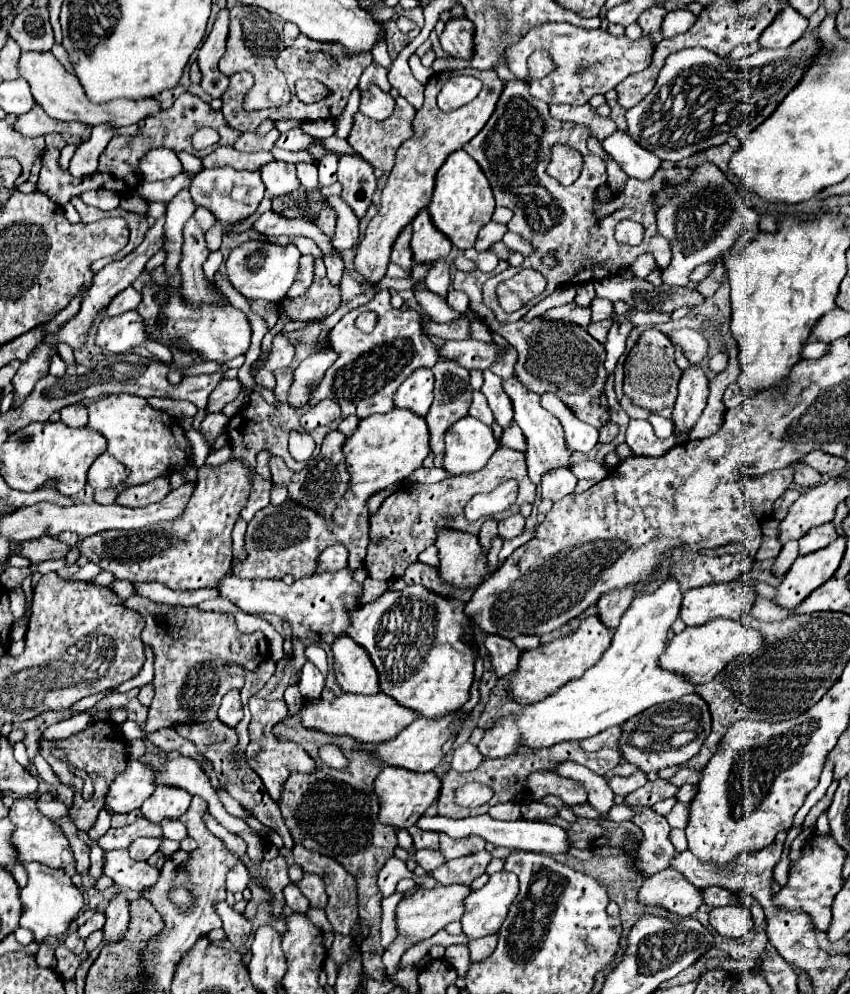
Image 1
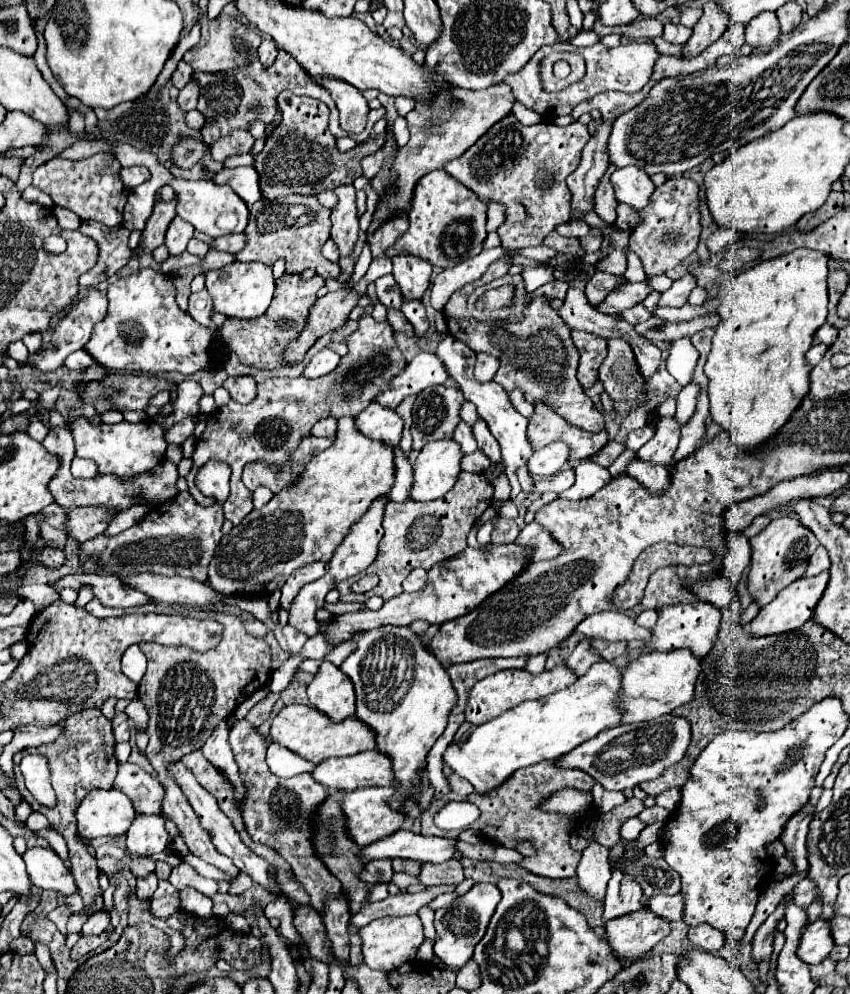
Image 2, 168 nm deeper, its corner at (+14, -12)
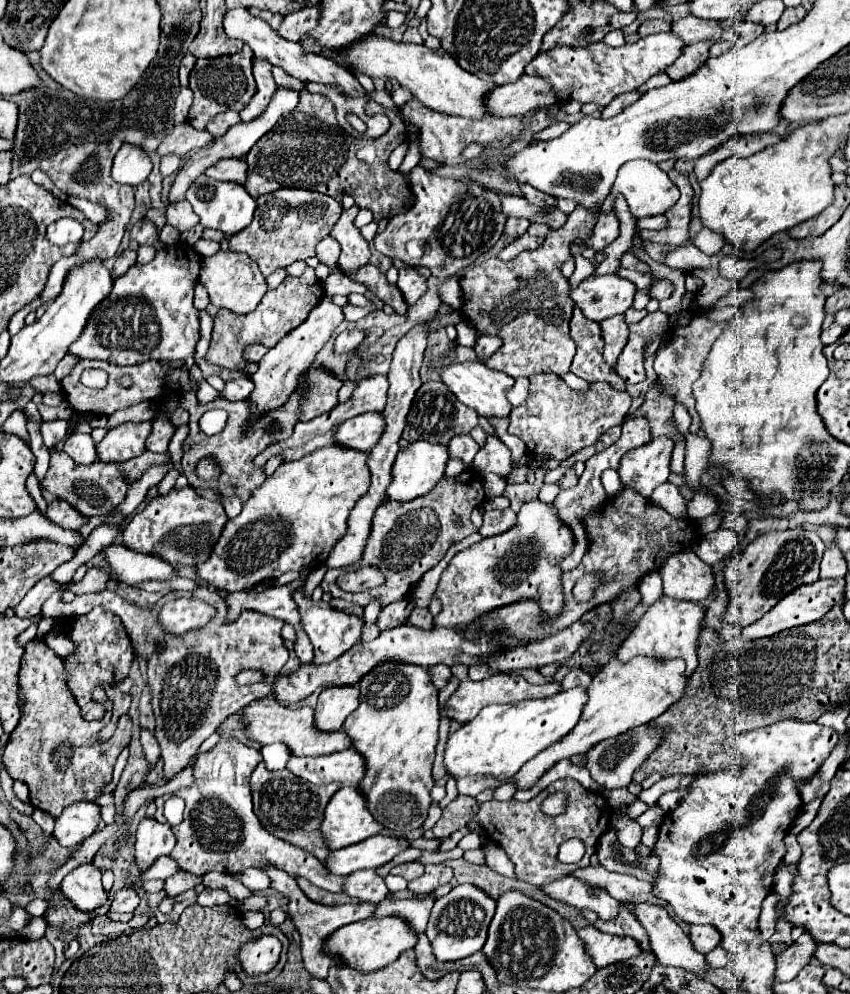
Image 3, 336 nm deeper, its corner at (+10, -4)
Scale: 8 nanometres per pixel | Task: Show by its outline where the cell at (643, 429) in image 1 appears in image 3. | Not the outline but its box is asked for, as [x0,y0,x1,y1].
[650,483,686,519]

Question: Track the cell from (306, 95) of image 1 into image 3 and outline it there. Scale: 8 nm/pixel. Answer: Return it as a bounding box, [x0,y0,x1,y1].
[244,89,408,219]

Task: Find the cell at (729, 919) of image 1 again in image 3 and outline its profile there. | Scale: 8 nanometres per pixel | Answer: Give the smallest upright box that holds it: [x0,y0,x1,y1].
[688,925,722,955]

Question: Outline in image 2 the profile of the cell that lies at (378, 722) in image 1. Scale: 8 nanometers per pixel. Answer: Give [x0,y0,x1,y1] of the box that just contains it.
[270,705,376,763]

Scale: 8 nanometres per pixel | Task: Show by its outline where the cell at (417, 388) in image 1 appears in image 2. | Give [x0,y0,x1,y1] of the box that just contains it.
[356,401,404,445]

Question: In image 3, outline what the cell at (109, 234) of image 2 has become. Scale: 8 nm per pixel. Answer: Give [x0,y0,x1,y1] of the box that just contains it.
[112,249,136,279]

